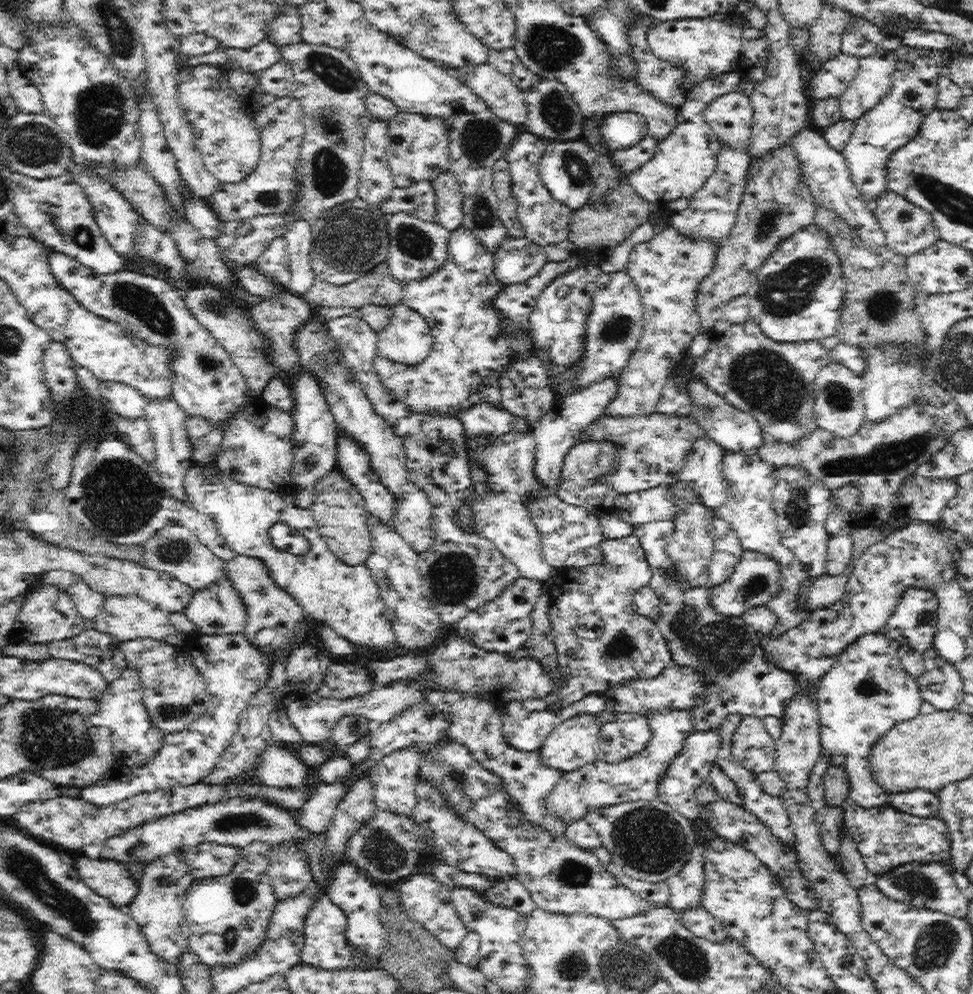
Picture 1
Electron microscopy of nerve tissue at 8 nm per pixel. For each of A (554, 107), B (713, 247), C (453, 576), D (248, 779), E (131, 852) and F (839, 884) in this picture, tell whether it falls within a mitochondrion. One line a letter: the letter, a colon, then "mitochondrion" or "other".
A: mitochondrion
B: other
C: mitochondrion
D: other
E: other
F: other

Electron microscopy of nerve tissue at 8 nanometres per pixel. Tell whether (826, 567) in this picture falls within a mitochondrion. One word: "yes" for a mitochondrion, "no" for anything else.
no

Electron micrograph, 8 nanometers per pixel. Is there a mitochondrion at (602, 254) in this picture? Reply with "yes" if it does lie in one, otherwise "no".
no

